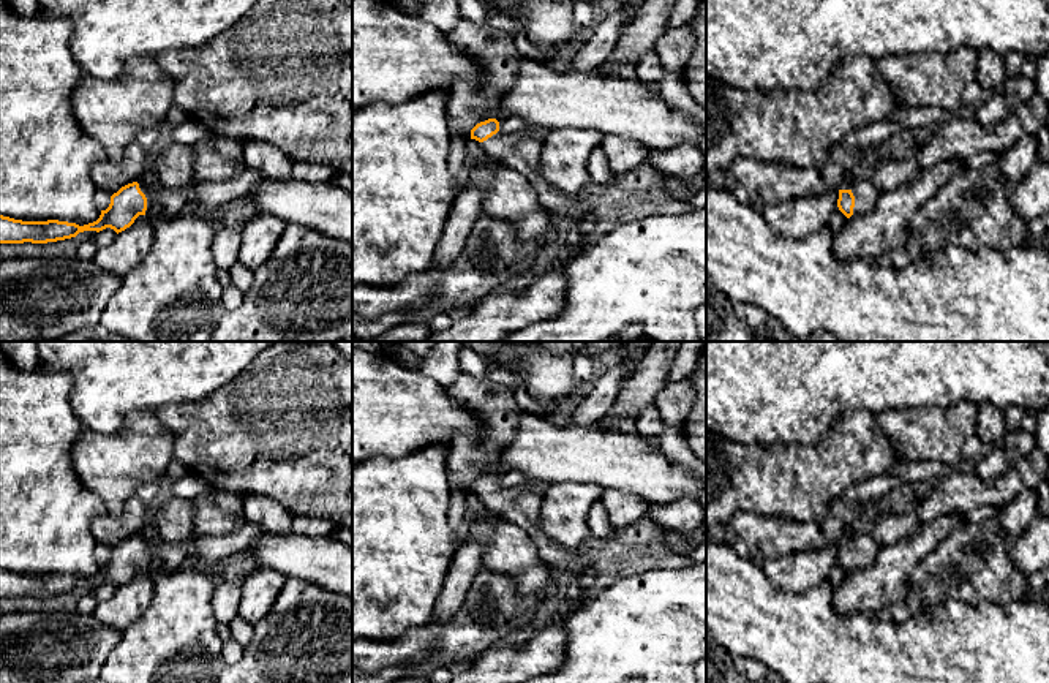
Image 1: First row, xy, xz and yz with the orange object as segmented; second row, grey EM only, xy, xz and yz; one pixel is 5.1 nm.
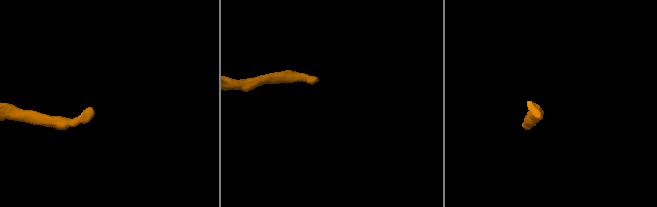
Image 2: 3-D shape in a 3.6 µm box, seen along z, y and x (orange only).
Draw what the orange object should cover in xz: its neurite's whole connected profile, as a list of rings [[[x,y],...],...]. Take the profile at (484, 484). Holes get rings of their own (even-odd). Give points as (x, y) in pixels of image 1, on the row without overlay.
[[[488,473],[471,484],[471,493],[479,495],[491,514],[521,526],[534,541],[540,560],[569,579],[583,572],[594,555],[580,545],[559,547],[542,533],[539,517],[545,487],[537,482],[501,487],[499,476]]]

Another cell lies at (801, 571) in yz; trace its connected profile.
[[[833,542],[822,549],[766,558],[761,569],[774,585],[787,591],[807,591],[828,580],[837,553],[839,544]]]

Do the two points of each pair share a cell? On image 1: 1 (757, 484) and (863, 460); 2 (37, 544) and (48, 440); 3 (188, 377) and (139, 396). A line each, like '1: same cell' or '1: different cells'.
1: same cell
2: same cell
3: same cell

